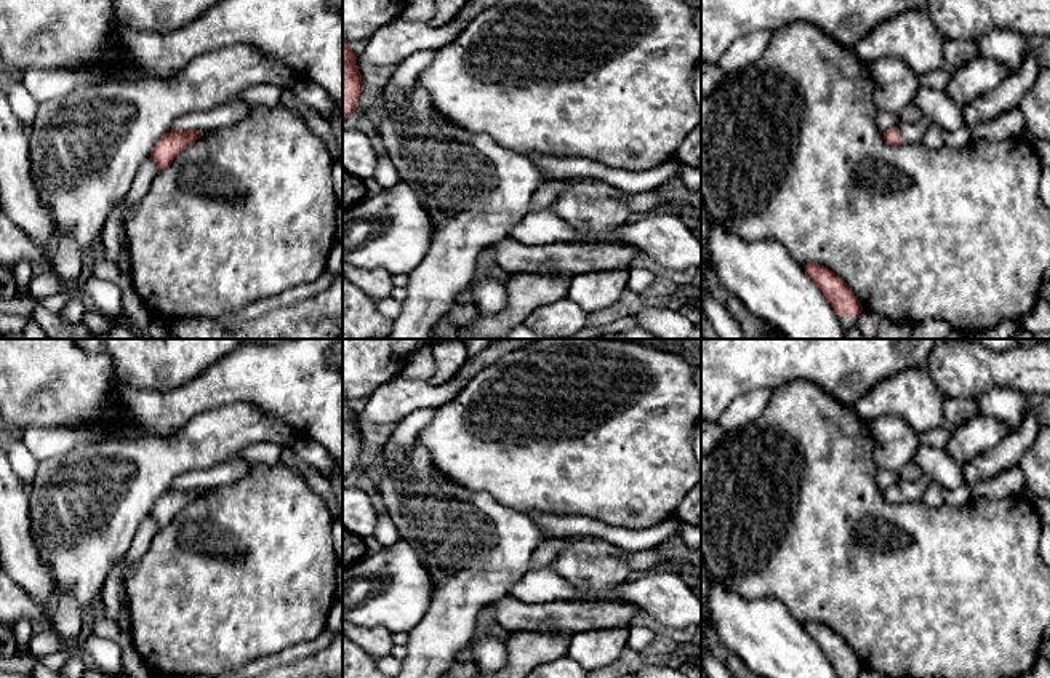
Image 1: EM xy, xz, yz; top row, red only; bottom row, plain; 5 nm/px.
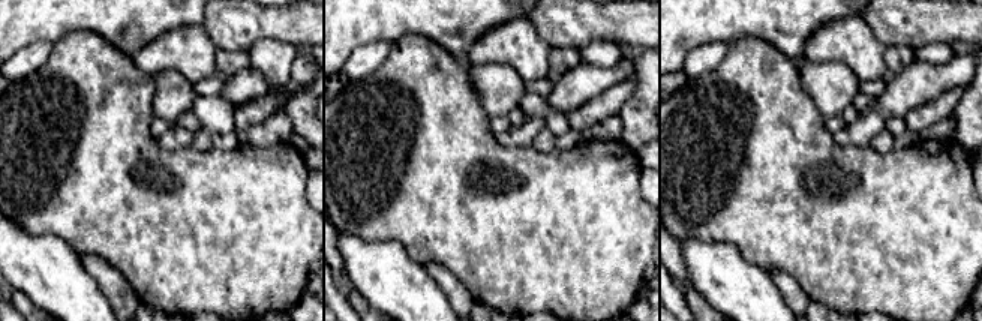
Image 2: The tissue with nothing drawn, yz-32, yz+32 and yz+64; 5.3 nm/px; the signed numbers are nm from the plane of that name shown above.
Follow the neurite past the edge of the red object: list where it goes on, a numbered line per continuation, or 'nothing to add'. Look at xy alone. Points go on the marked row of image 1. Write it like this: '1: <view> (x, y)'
nothing to add

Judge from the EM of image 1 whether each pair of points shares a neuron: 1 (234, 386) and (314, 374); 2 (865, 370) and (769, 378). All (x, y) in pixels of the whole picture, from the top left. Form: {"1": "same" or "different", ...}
{"1": "same", "2": "same"}

